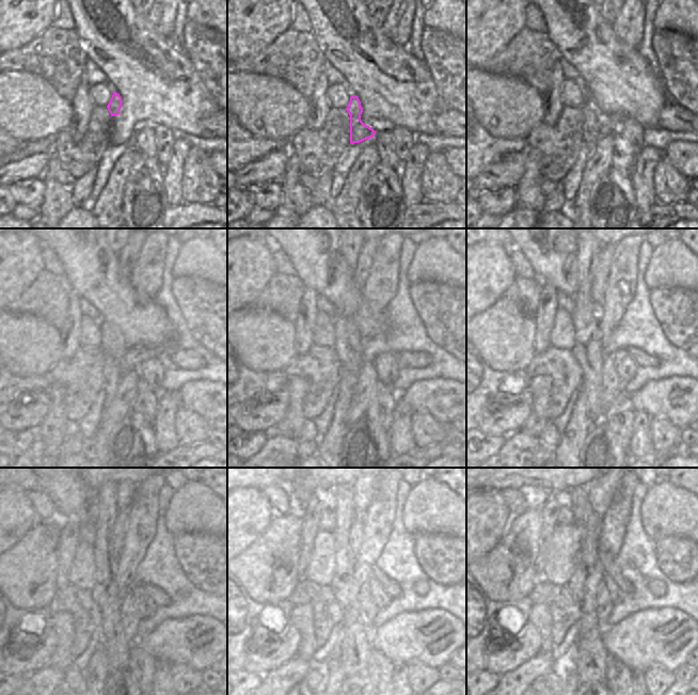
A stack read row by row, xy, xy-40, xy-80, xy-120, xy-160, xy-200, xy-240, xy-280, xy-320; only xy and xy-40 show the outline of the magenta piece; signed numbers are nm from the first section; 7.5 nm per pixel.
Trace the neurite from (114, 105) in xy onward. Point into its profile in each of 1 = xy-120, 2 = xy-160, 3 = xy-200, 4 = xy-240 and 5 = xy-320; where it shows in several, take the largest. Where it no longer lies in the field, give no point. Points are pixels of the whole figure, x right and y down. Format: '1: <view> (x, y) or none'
1: xy-120 (111, 373)
2: xy-160 (330, 444)
3: xy-200 (580, 424)
4: xy-240 (97, 669)
5: xy-320 (571, 684)

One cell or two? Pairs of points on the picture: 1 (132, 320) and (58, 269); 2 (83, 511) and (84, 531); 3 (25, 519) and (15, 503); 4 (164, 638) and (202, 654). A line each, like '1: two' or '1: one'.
1: two
2: two
3: one
4: one

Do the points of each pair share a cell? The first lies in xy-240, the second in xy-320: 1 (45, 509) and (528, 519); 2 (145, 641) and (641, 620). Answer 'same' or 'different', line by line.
1: different
2: same

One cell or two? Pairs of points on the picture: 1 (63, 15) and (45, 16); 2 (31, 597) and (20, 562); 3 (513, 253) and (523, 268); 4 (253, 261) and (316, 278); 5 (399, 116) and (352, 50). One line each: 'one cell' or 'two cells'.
1: two cells
2: one cell
3: one cell
4: two cells
5: one cell

